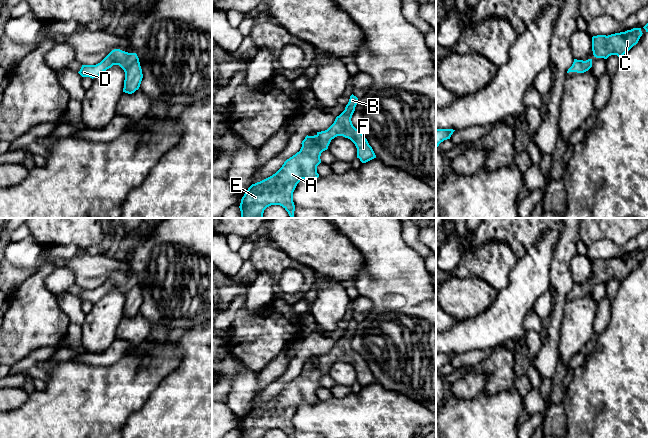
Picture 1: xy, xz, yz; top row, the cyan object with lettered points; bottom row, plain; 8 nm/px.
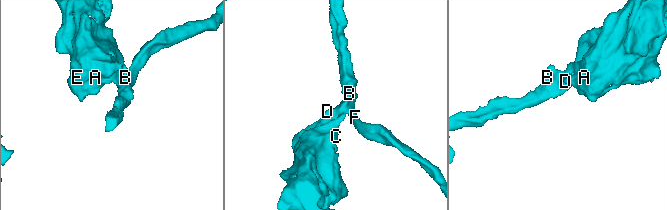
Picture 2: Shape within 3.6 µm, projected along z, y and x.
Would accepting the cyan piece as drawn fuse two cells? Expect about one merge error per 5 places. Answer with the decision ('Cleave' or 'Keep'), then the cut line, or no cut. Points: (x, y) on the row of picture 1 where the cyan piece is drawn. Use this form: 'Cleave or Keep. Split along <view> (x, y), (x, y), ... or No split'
Keep. No split

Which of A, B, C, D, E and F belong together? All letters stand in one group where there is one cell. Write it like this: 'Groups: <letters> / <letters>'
Groups: A B C D E F

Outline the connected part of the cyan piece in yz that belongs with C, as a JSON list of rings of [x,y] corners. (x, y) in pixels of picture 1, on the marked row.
[[[633,28],[625,32],[592,37],[592,51],[596,58],[607,59],[611,55],[622,57],[642,36],[641,28]]]

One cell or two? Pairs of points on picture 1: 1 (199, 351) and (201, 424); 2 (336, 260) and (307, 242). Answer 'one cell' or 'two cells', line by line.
1: one cell
2: one cell

